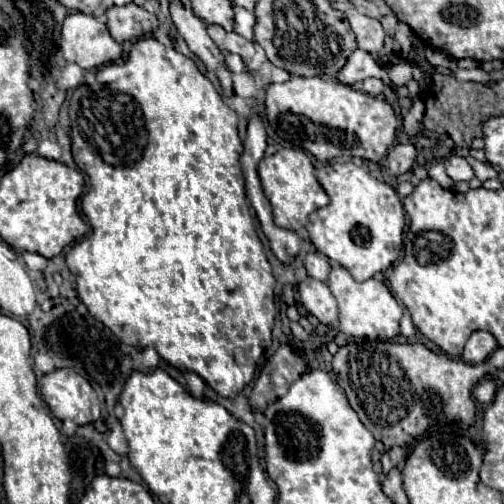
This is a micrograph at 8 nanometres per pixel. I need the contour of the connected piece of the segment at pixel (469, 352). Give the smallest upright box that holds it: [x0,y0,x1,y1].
[463,331,497,363]

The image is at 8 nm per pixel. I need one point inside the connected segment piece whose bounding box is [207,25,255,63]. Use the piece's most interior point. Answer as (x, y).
(228, 41)

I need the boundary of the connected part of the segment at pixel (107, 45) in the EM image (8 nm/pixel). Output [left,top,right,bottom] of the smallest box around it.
[61,13,123,69]

